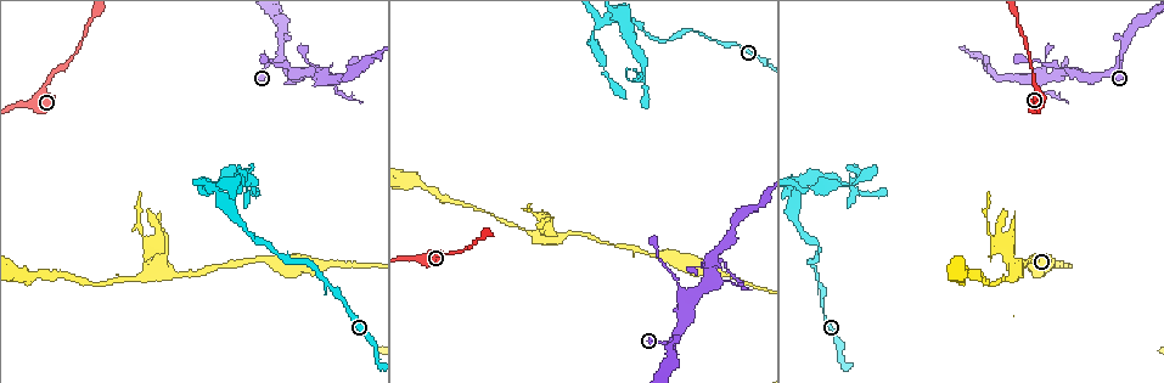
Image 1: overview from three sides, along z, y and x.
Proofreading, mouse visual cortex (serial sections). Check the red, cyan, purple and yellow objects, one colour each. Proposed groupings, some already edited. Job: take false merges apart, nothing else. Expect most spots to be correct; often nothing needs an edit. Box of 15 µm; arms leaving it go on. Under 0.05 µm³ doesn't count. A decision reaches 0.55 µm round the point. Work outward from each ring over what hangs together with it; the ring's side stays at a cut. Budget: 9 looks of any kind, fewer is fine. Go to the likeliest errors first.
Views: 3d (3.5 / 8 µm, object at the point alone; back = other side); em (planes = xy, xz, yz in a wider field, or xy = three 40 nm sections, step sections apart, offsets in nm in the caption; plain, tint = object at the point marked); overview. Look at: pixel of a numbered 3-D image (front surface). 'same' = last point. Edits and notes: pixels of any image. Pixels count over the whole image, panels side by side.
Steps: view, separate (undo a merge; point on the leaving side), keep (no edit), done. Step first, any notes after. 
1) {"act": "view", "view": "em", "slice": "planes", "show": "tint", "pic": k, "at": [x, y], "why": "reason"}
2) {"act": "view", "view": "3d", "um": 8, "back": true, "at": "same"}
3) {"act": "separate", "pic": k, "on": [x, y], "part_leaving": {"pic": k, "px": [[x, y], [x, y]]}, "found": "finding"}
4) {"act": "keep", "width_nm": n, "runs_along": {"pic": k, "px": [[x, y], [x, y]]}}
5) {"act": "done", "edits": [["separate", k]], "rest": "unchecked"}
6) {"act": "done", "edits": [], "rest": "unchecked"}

{"act": "view", "view": "3d", "um": 3.5, "pic": 1, "at": [92, 17], "why": "thin neck"}

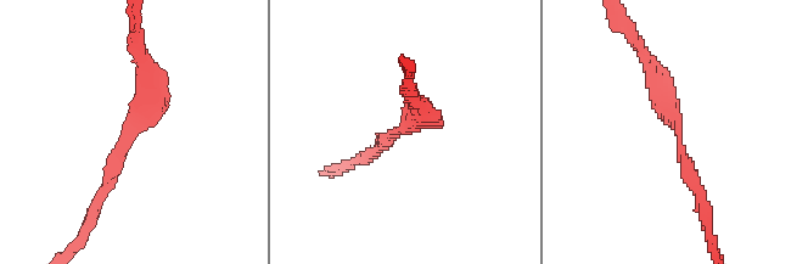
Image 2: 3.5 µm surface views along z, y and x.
{"act": "view", "view": "em", "slice": "xy", "step": 3, "show": "plain", "pic": 2, "at": [395, 128], "why": "now the EM"}

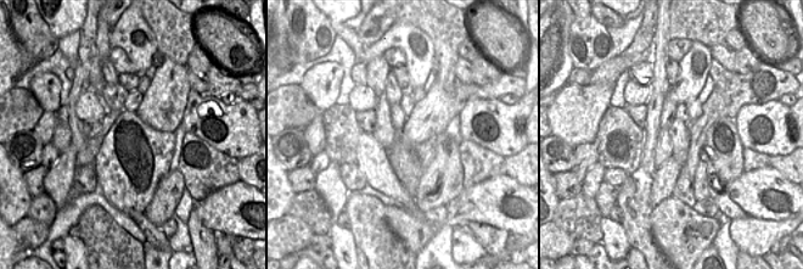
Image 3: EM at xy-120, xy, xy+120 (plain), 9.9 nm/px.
{"act": "view", "view": "em", "slice": "xy", "step": 3, "show": "tint", "at": "same", "why": "with the object marked"}

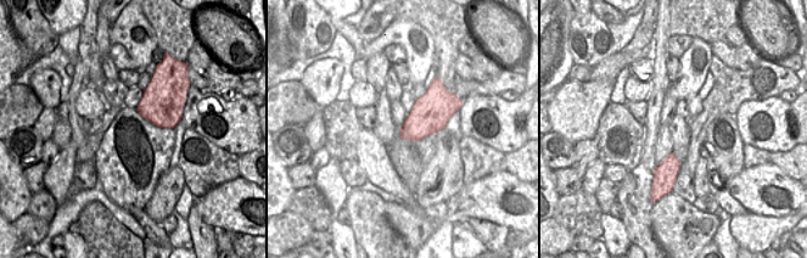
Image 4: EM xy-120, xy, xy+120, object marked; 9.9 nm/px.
{"act": "keep", "arm_widths_nm": [200, 300], "runs_along": {"pic": 2, "px": [[702, 202], [678, 123], [646, 79]]}, "found": "one cell here"}

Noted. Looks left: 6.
{"act": "view", "view": "3d", "um": 8, "pic": 1, "at": [1125, 44], "why": "sharp bend"}

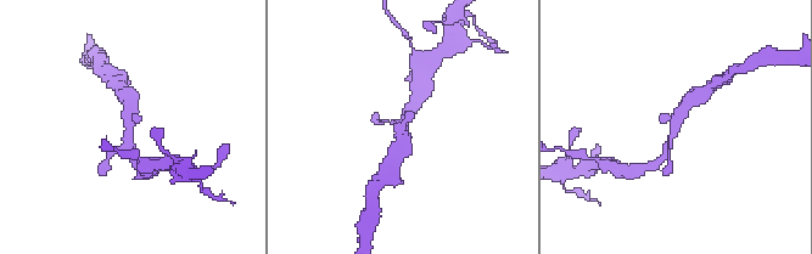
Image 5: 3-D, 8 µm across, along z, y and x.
{"act": "view", "view": "em", "slice": "xy", "step": 5, "show": "tint", "pic": 5, "at": [129, 127]}

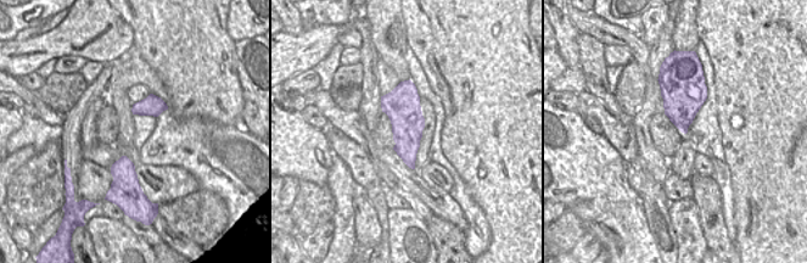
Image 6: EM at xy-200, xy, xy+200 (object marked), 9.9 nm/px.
{"act": "keep", "runs_along": {"pic": 5, "px": [[670, 153], [675, 124], [693, 97]]}, "found": "all the same cell"}

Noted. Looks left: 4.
{"act": "view", "view": "3d", "um": 3.5, "pic": 1, "at": [1036, 100], "why": "thick turns thin"}

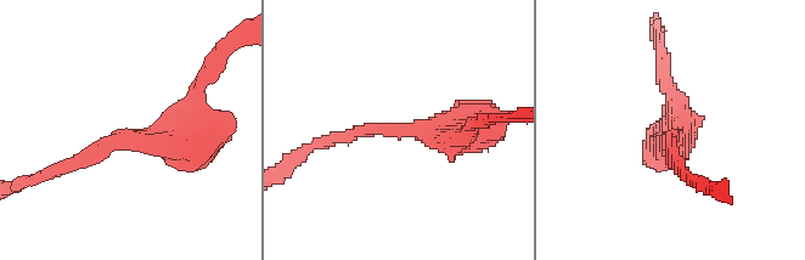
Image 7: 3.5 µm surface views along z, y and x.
{"act": "view", "view": "em", "slice": "xy", "step": 2, "show": "tint", "pic": 7, "at": [399, 130], "arm_widths_nm": [200, 450], "why": "shape alone is not enough"}

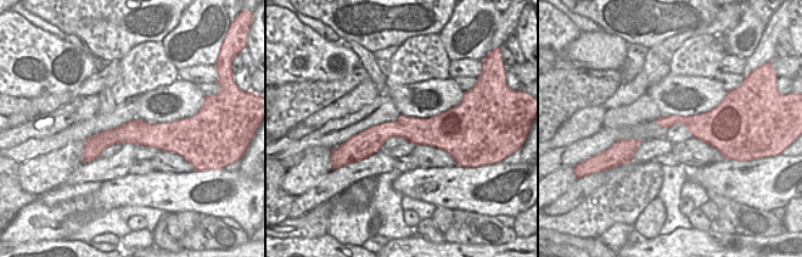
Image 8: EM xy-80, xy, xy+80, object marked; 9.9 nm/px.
{"act": "keep", "runs_along": {"pic": 7, "px": [[204, 135], [127, 135], [67, 173]]}, "found": "all the same cell"}

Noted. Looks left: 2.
{"act": "view", "view": "3d", "um": 3.5, "pic": 1, "at": [326, 262], "why": "thick turns thin"}

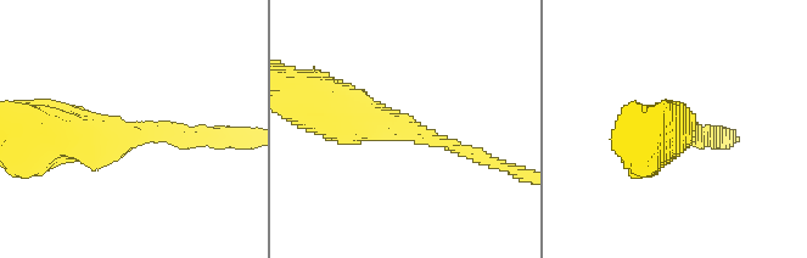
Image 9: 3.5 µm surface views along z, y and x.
{"act": "view", "view": "em", "slice": "xy", "step": 1, "show": "tint", "pic": 9, "at": [400, 127], "arm_widths_nm": [200, 600]}

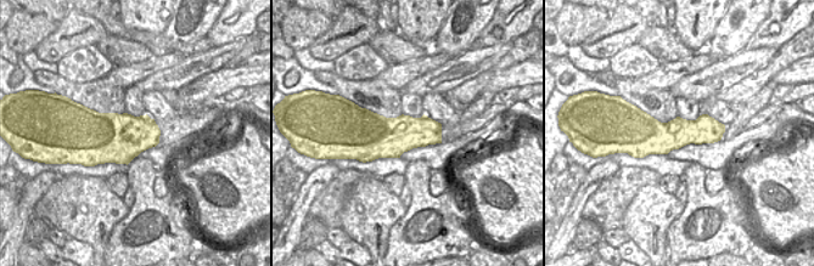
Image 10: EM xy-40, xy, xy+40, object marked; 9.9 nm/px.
{"act": "keep", "width_nm": 400, "runs_along": {"pic": 9, "px": [[304, 102], [418, 130], [481, 158]]}, "found": "one cell here"}

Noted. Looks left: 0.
{"act": "done", "edits": [], "rest": "unchecked"}

